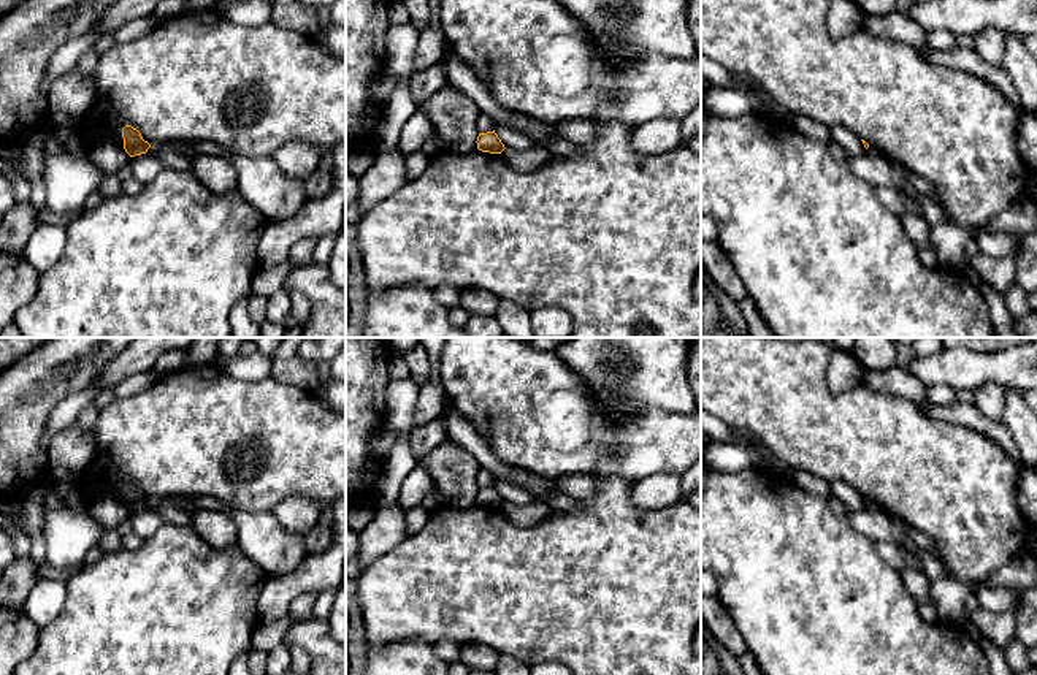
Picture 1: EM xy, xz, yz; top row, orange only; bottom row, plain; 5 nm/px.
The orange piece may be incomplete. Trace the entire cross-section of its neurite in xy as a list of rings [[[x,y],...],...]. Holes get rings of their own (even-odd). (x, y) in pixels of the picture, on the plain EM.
[[[132,480],[122,483],[124,504],[130,512],[146,509],[151,499],[143,494],[141,488]]]

